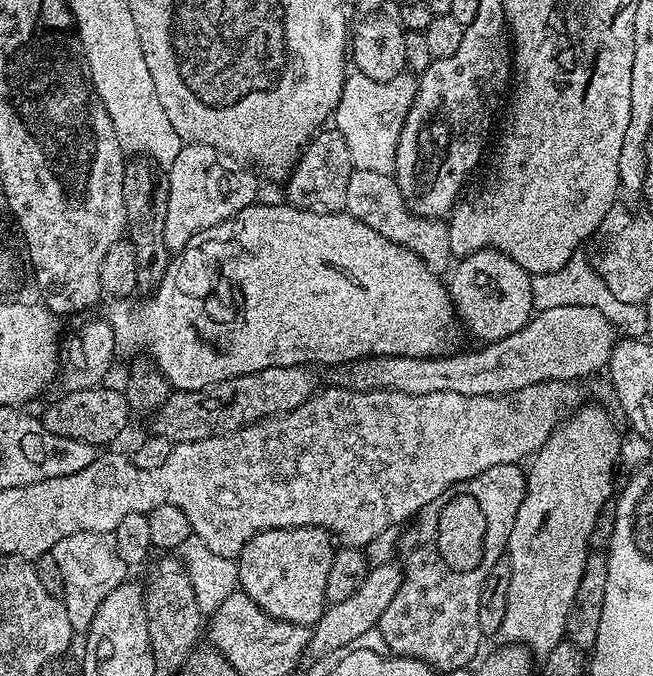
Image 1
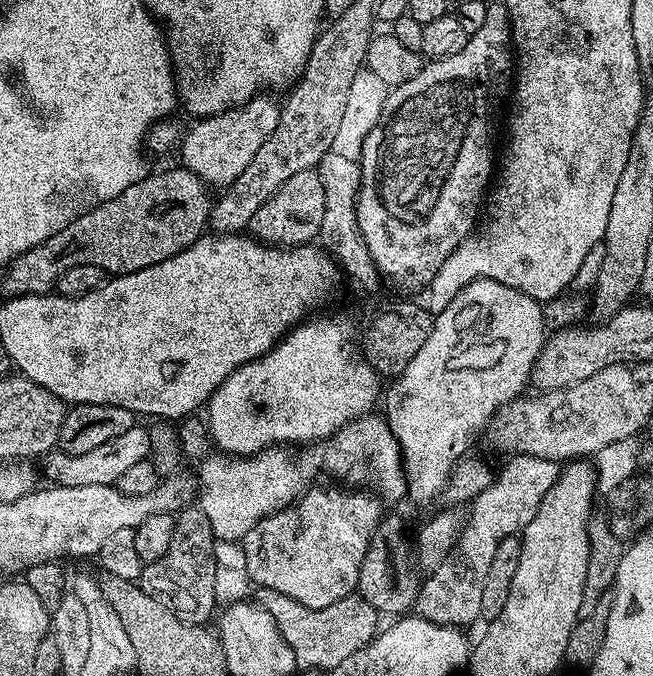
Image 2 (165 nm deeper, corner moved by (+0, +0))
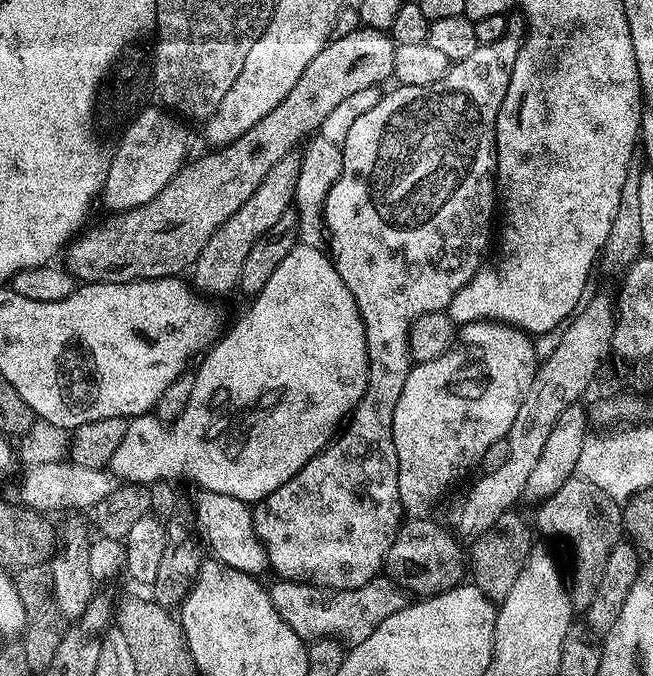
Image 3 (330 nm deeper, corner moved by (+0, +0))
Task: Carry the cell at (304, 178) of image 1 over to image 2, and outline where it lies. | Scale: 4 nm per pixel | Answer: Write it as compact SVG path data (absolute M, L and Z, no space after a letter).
M311 168L302 170L302 174L294 174L294 178L286 178L282 186L254 214L248 223L247 231L262 244L297 248L300 244L311 244L320 235L324 195L322 182L318 174Z

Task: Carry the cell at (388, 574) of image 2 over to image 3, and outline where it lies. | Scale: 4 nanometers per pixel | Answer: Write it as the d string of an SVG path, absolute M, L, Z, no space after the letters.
M432 518L425 519L405 519L401 523L399 532L396 533L396 541L392 544L391 551L388 552L386 561L386 572L391 579L411 593L416 593L419 597L437 596L440 592L449 592L451 588L456 588L459 584L465 583L470 572L470 560L466 555L466 548L459 544L446 529L440 524L435 524Z

